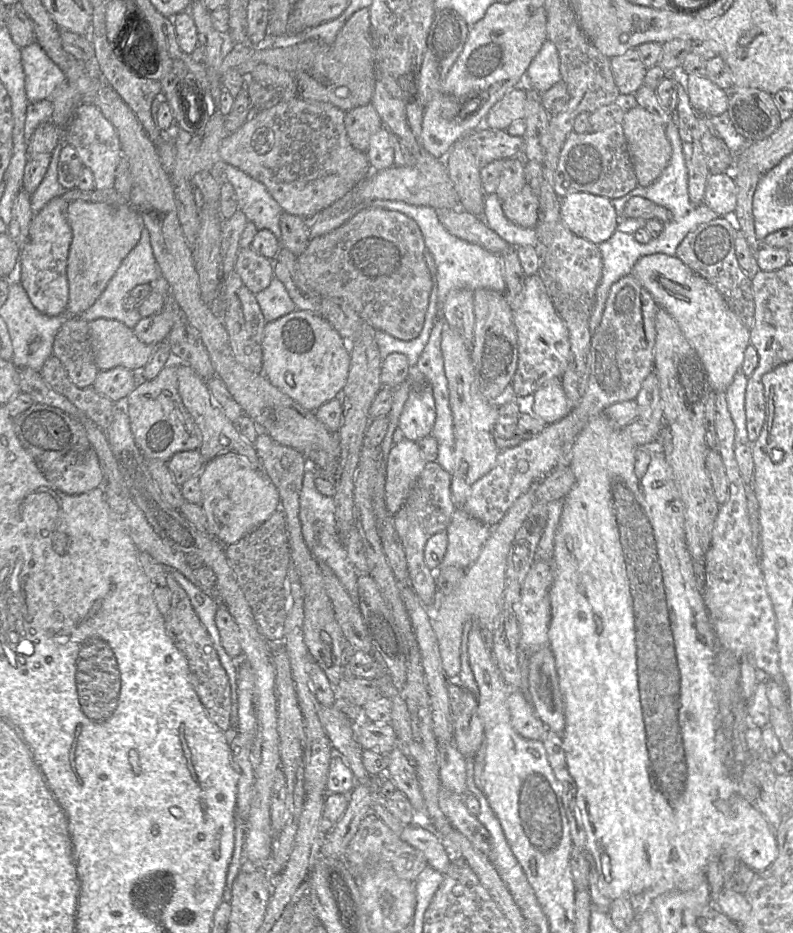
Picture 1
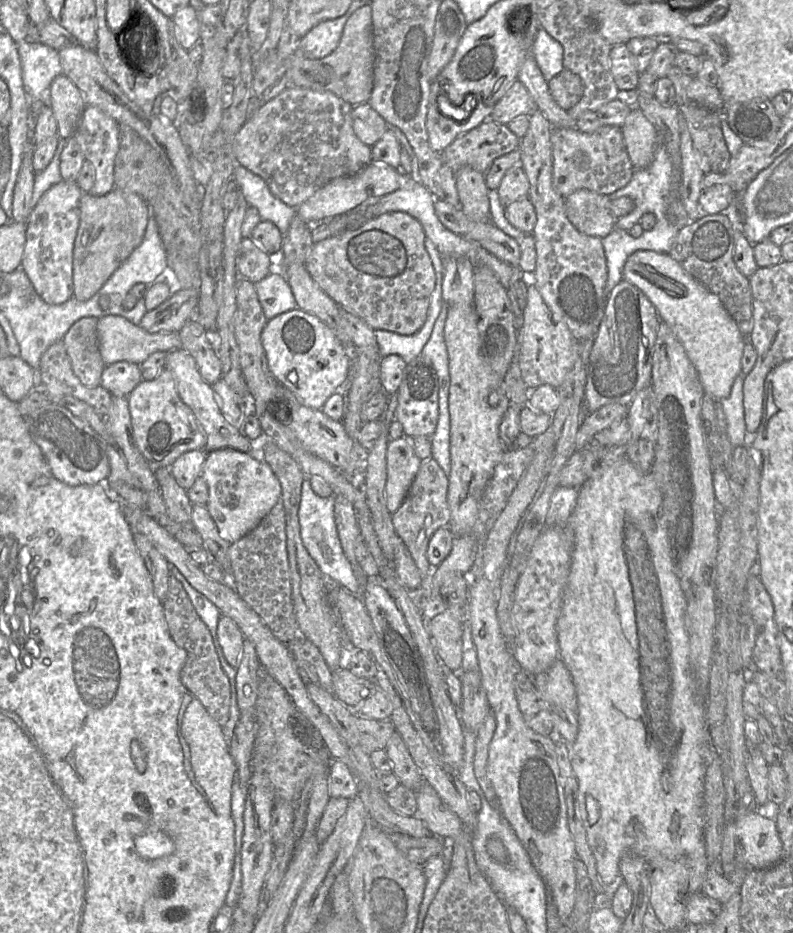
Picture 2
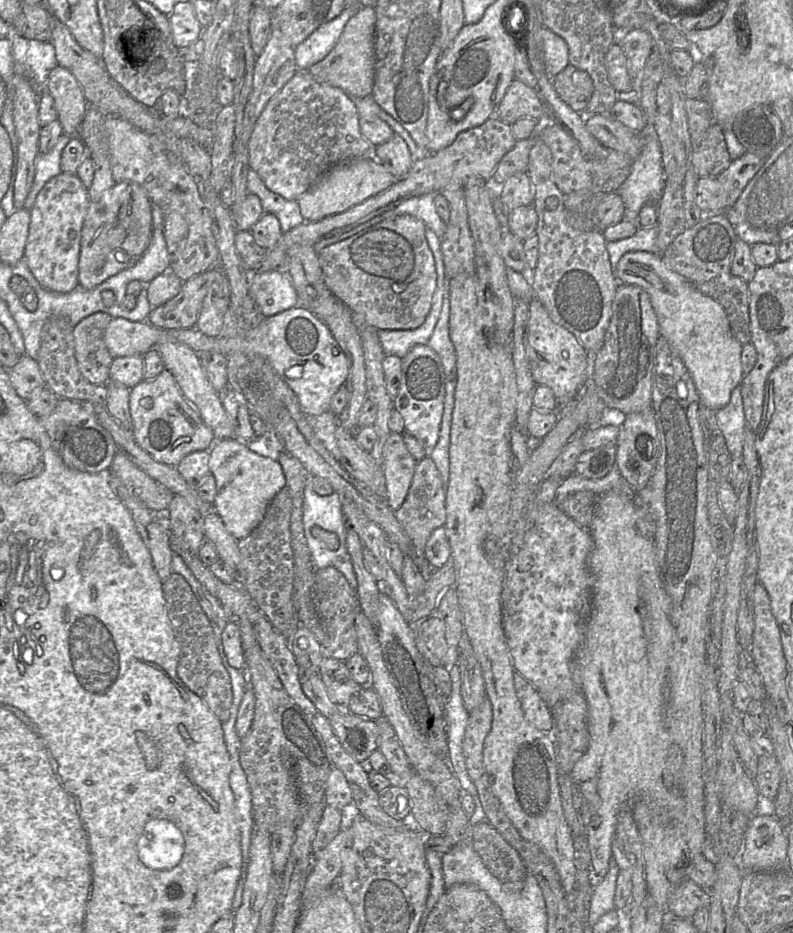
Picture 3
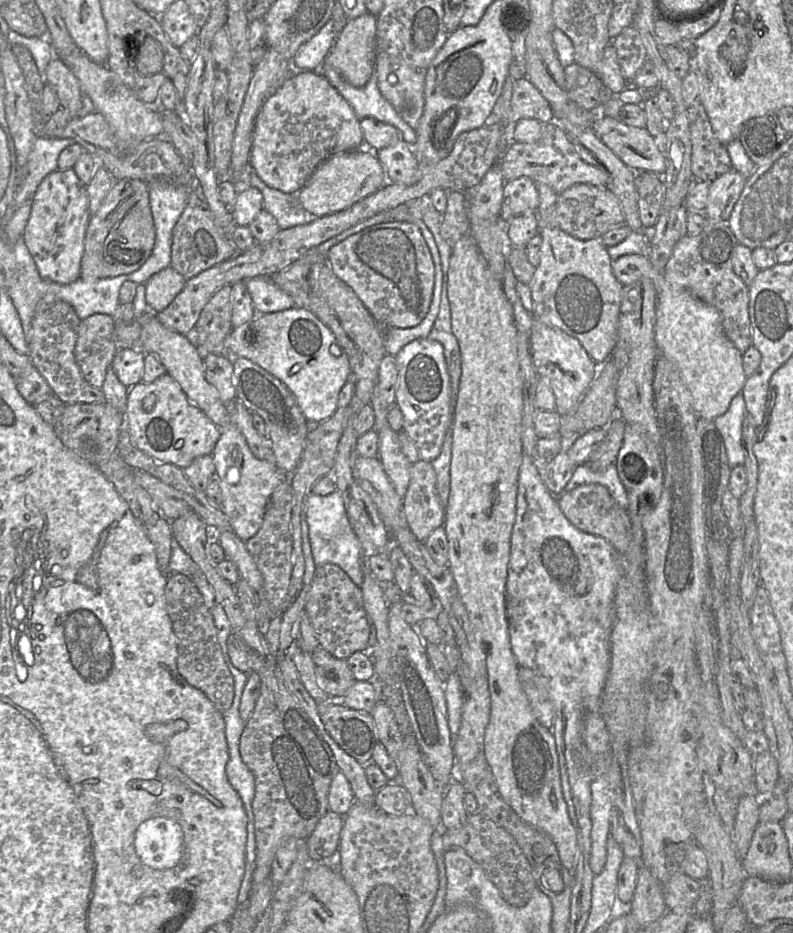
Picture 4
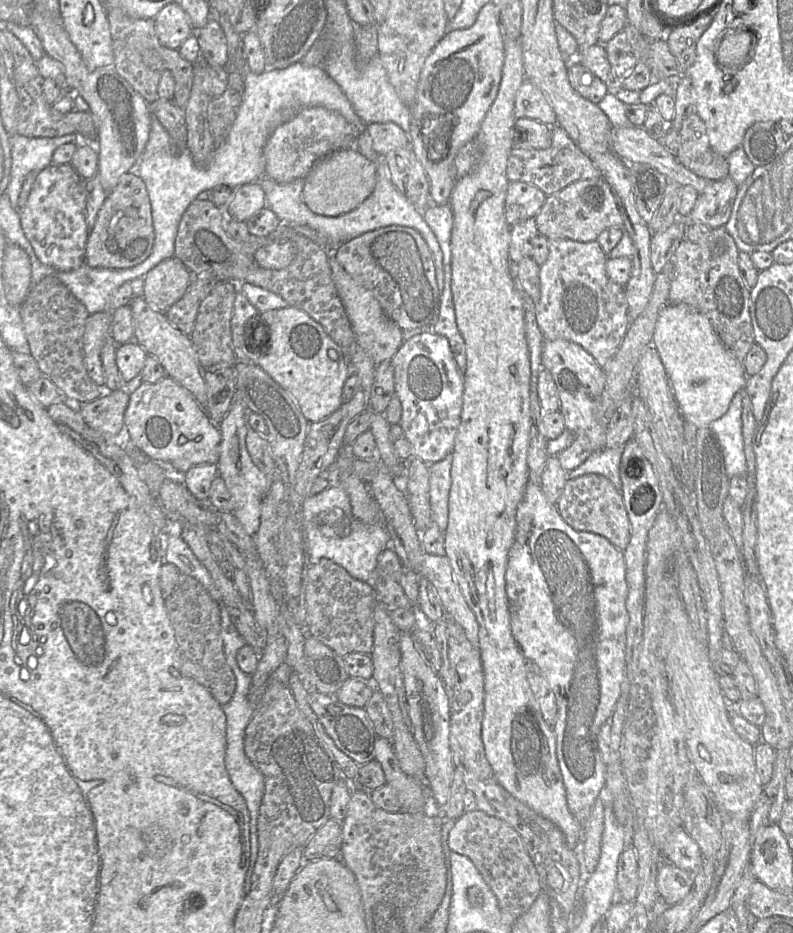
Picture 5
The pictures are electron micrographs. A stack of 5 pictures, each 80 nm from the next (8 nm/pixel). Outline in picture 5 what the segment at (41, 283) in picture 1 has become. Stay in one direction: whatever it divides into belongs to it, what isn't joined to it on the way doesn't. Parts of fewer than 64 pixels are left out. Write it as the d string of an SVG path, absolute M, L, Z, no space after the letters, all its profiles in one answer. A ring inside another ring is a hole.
M51 164L39 172L26 205L18 212L24 235L37 258L58 271L78 269L84 262L88 237L86 181L70 164Z

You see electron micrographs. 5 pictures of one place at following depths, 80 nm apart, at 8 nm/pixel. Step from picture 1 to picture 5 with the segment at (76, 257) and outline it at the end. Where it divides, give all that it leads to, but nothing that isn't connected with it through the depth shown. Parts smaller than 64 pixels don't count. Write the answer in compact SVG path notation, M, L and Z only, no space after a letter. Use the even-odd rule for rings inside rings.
M135 172L125 173L117 186L107 194L88 233L84 262L92 268L132 268L149 257L153 243L154 228L146 185Z

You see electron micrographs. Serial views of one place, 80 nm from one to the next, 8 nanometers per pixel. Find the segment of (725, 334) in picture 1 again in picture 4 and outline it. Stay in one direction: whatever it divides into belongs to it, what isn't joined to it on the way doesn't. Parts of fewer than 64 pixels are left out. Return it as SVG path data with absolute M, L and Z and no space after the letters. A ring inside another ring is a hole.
M624 255L612 261L612 272L615 278L627 286L641 279L650 279L657 293L655 342L659 355L673 362L679 369L682 380L691 395L692 409L698 418L714 420L724 414L732 399L742 391L747 376L743 370L742 353L727 339L722 329L722 318L718 310L705 304L693 296L689 291L671 285L663 272L656 270L651 264L650 258L644 255Z

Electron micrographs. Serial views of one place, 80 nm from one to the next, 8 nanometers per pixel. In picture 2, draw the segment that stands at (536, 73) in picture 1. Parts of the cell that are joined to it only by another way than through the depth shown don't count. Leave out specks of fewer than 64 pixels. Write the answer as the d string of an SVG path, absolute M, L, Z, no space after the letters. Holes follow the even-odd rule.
M543 28L537 31L531 56L535 59L547 82L564 68L563 46Z

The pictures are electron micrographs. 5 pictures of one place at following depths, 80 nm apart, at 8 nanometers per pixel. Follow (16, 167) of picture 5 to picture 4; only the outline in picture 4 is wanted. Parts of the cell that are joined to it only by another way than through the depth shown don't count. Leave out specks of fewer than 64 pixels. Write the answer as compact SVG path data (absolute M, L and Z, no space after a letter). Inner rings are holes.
M38 135L28 157L27 173L21 180L14 196L14 207L25 201L33 201L35 192L43 178L58 169L60 152L75 140L67 137Z

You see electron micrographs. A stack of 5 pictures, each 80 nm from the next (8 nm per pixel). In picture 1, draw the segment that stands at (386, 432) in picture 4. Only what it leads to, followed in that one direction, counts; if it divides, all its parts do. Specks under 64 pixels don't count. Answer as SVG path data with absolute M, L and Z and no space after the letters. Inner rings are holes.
M405 438L393 444L385 462L384 498L390 514L403 506L425 464L417 442Z

